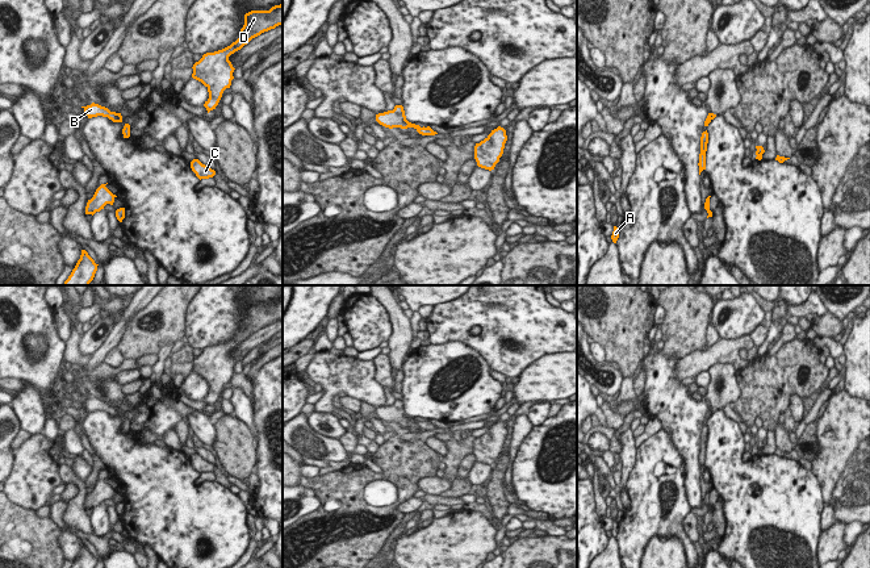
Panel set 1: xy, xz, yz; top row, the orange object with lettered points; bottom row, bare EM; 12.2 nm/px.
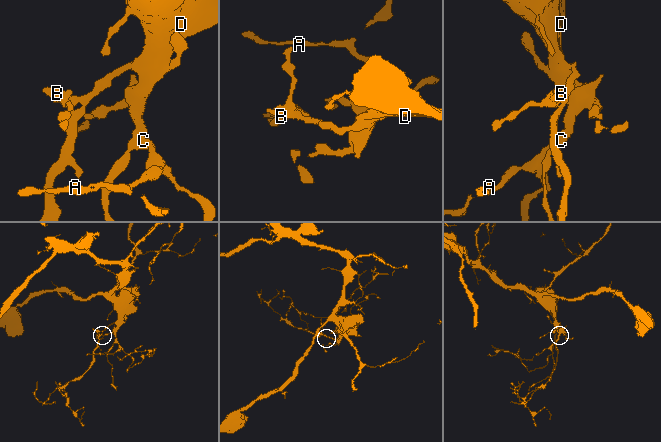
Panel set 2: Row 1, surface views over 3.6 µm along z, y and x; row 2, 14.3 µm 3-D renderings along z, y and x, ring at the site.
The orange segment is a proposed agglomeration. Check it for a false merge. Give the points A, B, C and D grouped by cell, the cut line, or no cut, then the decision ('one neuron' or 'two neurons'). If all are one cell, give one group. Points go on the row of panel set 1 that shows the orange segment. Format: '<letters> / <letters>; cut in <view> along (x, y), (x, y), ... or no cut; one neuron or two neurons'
A C D / B; cut in xz along (410, 122), (408, 126); two neurons

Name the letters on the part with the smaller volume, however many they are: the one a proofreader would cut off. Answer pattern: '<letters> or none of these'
B

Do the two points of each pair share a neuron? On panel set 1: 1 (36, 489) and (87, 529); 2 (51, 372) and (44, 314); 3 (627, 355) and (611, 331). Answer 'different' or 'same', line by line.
1: different
2: same
3: same

